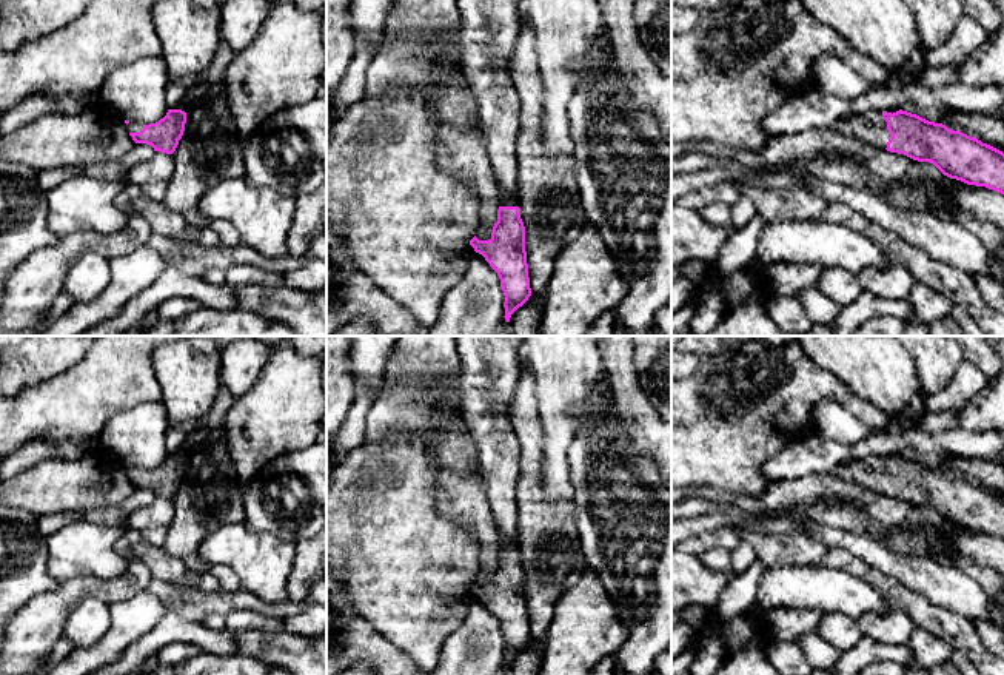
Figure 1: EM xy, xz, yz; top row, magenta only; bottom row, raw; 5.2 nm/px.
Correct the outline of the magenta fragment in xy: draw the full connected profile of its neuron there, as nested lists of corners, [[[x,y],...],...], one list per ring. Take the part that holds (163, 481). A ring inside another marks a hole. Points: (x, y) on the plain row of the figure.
[[[168,455],[166,461],[156,468],[143,470],[129,467],[126,476],[136,489],[146,489],[154,496],[172,499],[183,481],[186,458],[182,455]]]

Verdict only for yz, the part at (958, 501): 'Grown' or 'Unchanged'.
Grown

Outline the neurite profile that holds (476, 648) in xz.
[[[474,598],[460,627],[445,640],[439,664],[430,675],[510,675],[504,647],[505,641],[497,618],[482,599]]]

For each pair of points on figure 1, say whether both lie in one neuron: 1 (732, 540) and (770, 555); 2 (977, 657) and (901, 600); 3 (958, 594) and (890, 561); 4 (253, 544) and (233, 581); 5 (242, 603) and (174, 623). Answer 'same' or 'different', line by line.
1: different
2: same
3: same
4: different
5: different

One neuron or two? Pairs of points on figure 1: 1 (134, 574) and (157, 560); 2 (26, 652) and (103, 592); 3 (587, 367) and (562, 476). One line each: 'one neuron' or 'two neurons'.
1: two neurons
2: one neuron
3: one neuron

